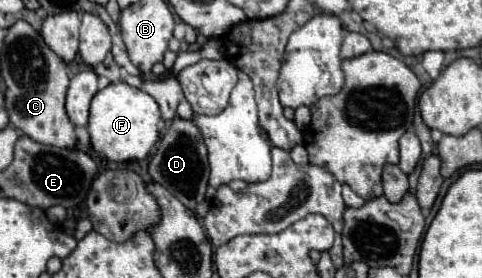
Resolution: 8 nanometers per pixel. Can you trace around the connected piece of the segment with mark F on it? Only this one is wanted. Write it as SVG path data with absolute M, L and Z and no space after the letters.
M123 81L101 89L91 101L89 135L93 149L109 161L133 161L145 159L159 139L159 105L141 89L135 89Z

